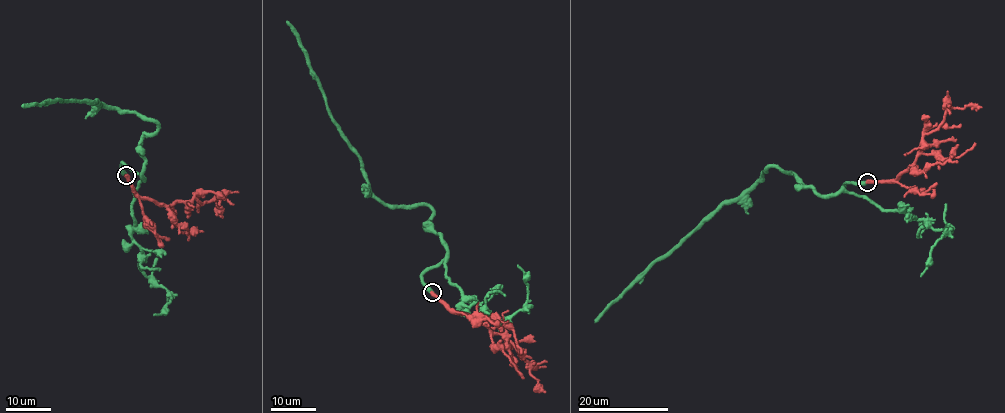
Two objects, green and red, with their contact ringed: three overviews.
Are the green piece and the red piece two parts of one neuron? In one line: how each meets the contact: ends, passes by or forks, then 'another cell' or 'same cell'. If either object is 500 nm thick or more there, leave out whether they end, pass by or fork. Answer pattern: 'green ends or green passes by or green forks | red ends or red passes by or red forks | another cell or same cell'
same cell

